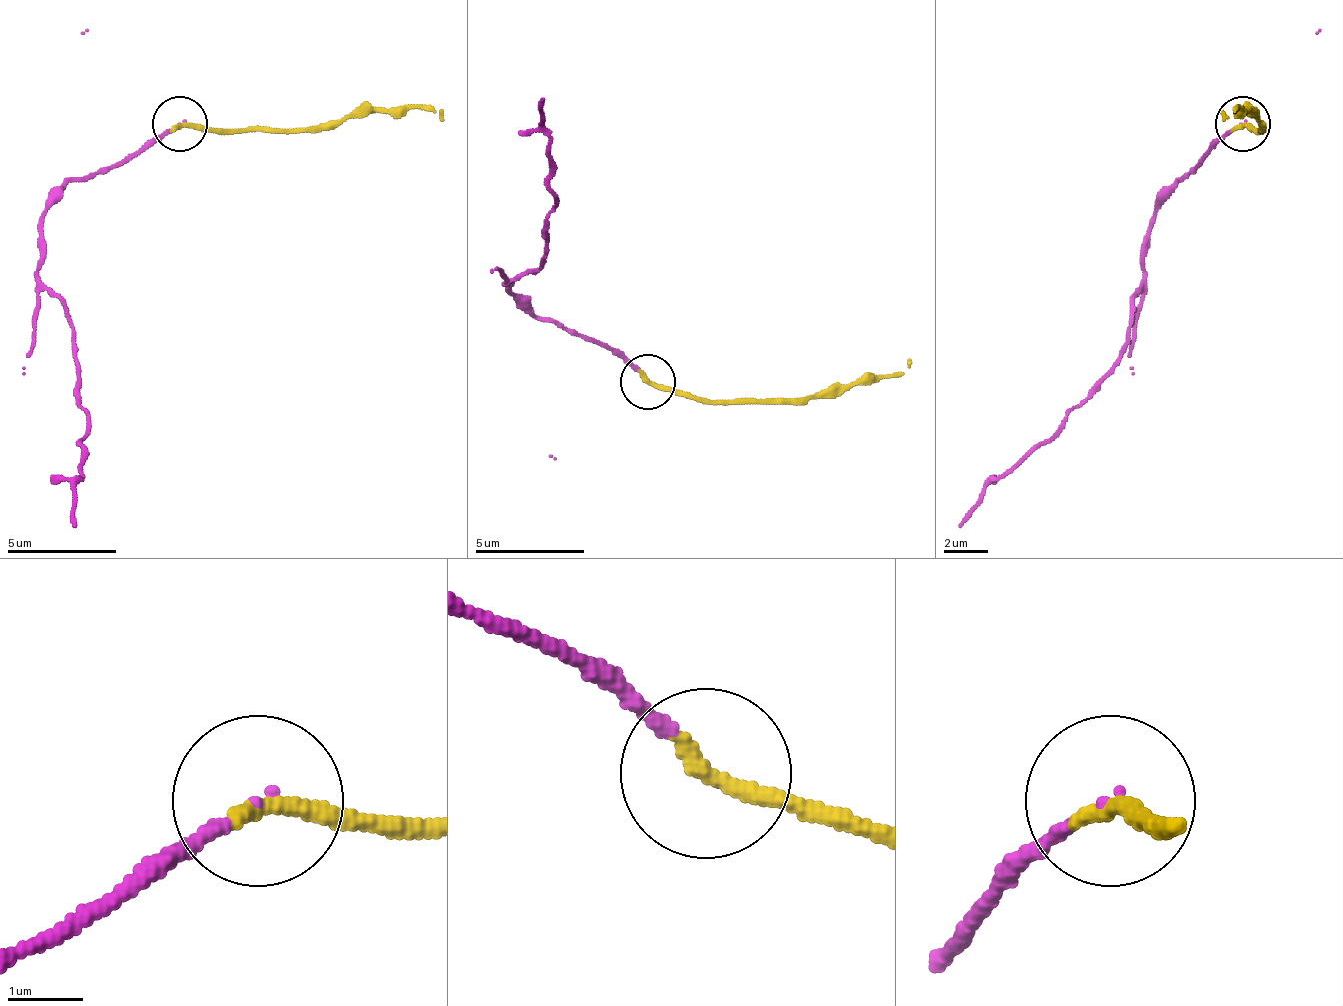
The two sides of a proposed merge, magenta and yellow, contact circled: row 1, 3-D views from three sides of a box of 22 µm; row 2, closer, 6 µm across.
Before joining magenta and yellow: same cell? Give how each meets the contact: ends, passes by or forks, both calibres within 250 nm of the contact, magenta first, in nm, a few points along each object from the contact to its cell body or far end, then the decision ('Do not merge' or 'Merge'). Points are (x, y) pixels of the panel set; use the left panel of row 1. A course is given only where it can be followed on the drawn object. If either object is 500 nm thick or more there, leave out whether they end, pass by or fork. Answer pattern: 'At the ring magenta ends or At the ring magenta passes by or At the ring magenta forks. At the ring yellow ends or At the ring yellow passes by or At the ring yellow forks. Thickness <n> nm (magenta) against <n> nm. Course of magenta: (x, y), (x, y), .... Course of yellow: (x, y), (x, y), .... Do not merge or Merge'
At the ring magenta ends. At the ring yellow ends. Thickness 90 nm (magenta) against 280 nm. Course of magenta: (181, 122), (132, 155), (77, 177), (44, 215), (39, 281), (66, 309), (88, 419), (77, 528). Course of yellow: (181, 122), (231, 127), (346, 122), (390, 106), (428, 106), (445, 122). Do not merge

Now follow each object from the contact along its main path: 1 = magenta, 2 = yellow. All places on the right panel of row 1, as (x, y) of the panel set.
1: (1244, 122), (1205, 155), (1150, 215), (1145, 281), (1134, 309), (1123, 358), (1068, 419), (991, 484), (958, 528)
2: (1244, 122), (1260, 127), (1260, 122), (1244, 106), (1238, 106), (1222, 122)

